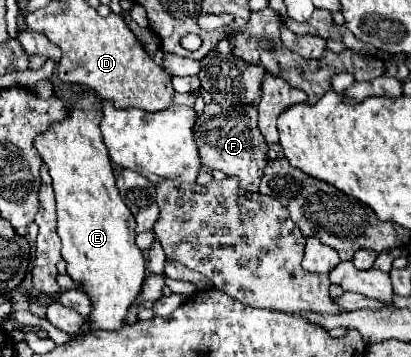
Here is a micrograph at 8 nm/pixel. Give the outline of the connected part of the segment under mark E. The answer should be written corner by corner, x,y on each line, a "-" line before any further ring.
82,95
82,99
70,105
64,121
50,125
50,129
36,135
34,147
40,153
42,161
46,163
48,173
54,181
58,235
62,239
62,257
68,265
68,275
84,287
84,293
92,301
92,315
88,319
92,323
92,329
112,331
124,325
124,317
142,289
142,283
146,277
146,259
134,241
136,221
130,209
126,207
126,203
122,201
114,183
112,163
108,159
108,151
106,151
98,126
101,110
102,106
96,95

